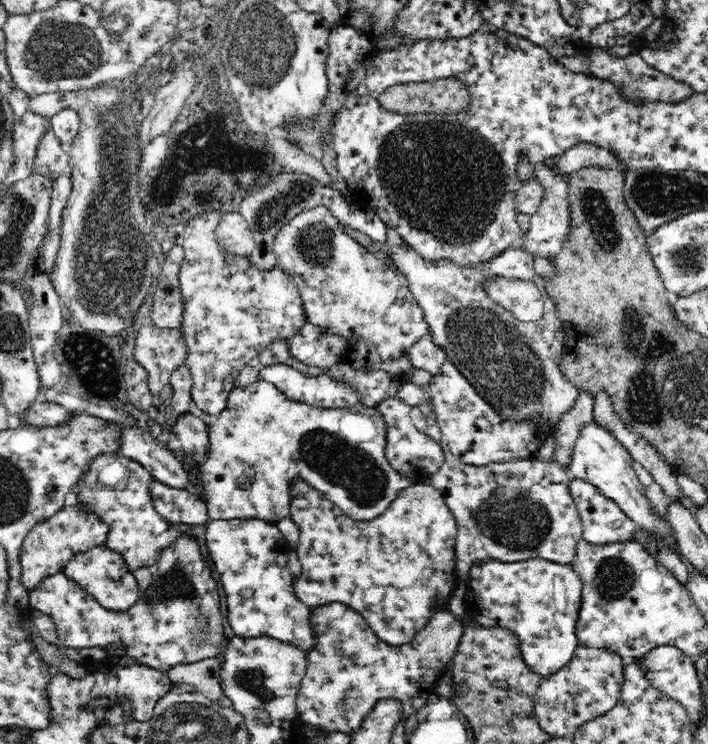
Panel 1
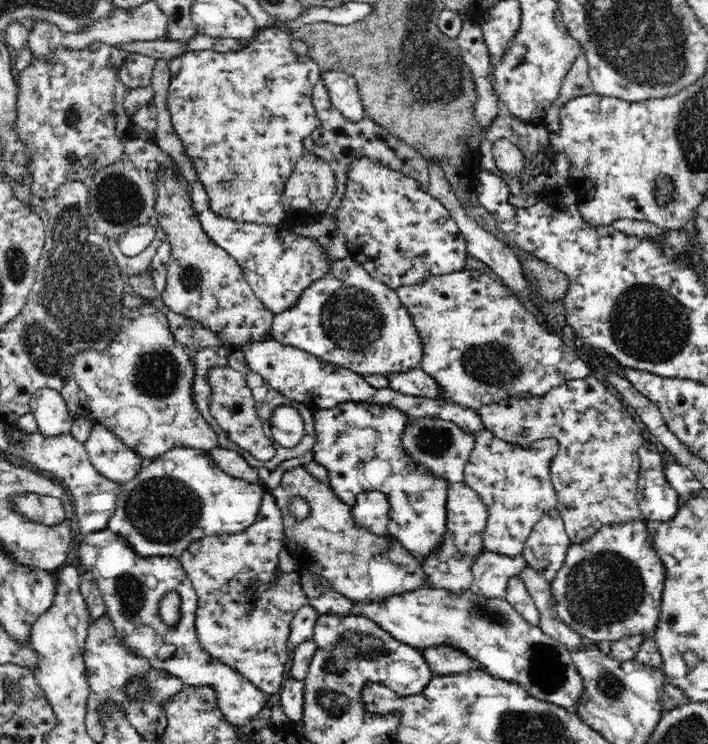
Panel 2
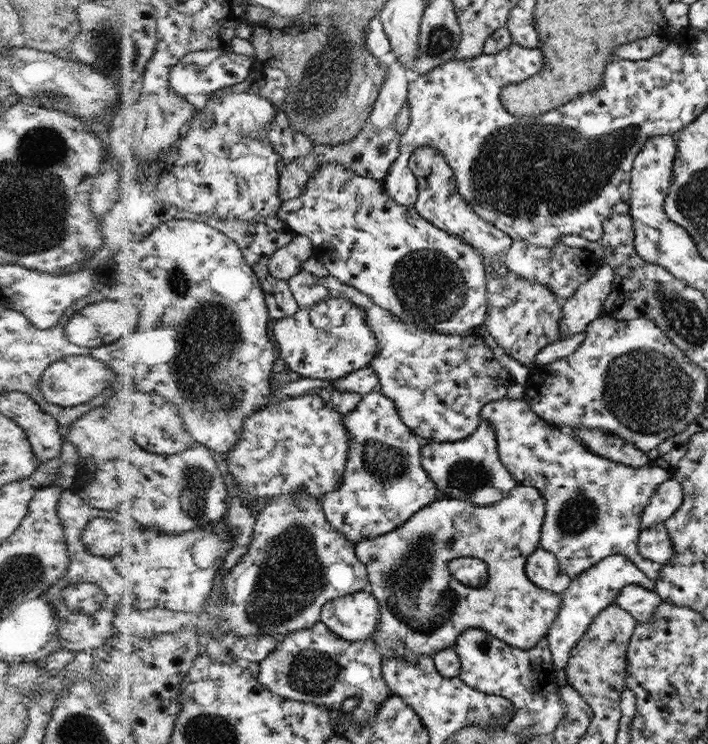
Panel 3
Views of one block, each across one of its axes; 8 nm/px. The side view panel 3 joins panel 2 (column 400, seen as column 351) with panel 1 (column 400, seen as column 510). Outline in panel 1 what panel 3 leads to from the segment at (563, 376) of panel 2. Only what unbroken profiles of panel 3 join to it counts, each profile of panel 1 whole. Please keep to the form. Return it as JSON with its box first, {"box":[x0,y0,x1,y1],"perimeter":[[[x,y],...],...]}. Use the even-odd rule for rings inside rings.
{"box":[324,362,409,407],"perimeter":[[[338,362],[324,370],[334,380],[346,383],[359,393],[360,403],[374,407],[389,398],[397,396],[398,388],[409,382],[407,376],[392,375],[388,371],[353,369],[350,365]]]}

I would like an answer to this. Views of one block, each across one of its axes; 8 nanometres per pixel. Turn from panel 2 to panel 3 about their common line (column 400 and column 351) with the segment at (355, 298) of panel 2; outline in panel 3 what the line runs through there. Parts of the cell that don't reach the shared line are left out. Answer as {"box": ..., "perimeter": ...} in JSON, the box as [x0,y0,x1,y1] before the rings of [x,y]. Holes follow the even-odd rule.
{"box":[272,296,379,380],"perimeter":[[[338,296],[297,311],[284,319],[272,319],[272,336],[278,344],[279,358],[302,378],[337,380],[367,368],[379,351],[368,324],[368,312],[350,298]]]}

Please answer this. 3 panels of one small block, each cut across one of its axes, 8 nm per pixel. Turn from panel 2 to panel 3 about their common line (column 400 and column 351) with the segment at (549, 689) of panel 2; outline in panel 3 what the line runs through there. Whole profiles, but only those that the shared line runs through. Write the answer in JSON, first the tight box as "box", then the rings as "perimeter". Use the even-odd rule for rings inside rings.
{"box":[320,590,380,641],"perimeter":[[[369,590],[353,593],[325,604],[320,622],[343,640],[365,641],[380,622],[380,604]]]}

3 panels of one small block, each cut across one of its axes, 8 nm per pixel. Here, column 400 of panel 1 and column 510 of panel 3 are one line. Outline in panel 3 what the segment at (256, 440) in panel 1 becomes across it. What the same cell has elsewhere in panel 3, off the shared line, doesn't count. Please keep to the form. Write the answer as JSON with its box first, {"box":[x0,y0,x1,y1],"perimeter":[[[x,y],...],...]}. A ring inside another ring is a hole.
{"box":[421,420,519,507],"perimeter":[[[480,420],[479,426],[465,439],[456,440],[455,442],[441,442],[432,439],[421,441],[421,465],[425,468],[428,475],[434,481],[438,489],[439,498],[457,499],[469,501],[474,505],[487,507],[488,504],[497,503],[501,499],[507,498],[513,488],[519,486],[517,480],[511,475],[501,463],[497,449],[497,440],[495,428],[489,420]]]}

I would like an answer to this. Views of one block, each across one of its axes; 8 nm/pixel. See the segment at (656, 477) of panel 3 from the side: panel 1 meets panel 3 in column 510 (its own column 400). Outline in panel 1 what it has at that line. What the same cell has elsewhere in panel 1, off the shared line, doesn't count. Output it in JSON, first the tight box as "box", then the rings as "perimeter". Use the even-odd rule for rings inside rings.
{"box":[376,396,445,484],"perimeter":[[[397,396],[382,401],[376,406],[376,410],[386,423],[386,440],[388,441],[388,445],[385,447],[386,460],[389,460],[389,463],[399,473],[416,481],[417,484],[427,484],[428,477],[437,473],[444,464],[445,454],[441,445],[414,426],[411,419],[413,408],[411,405],[406,404]]]}

